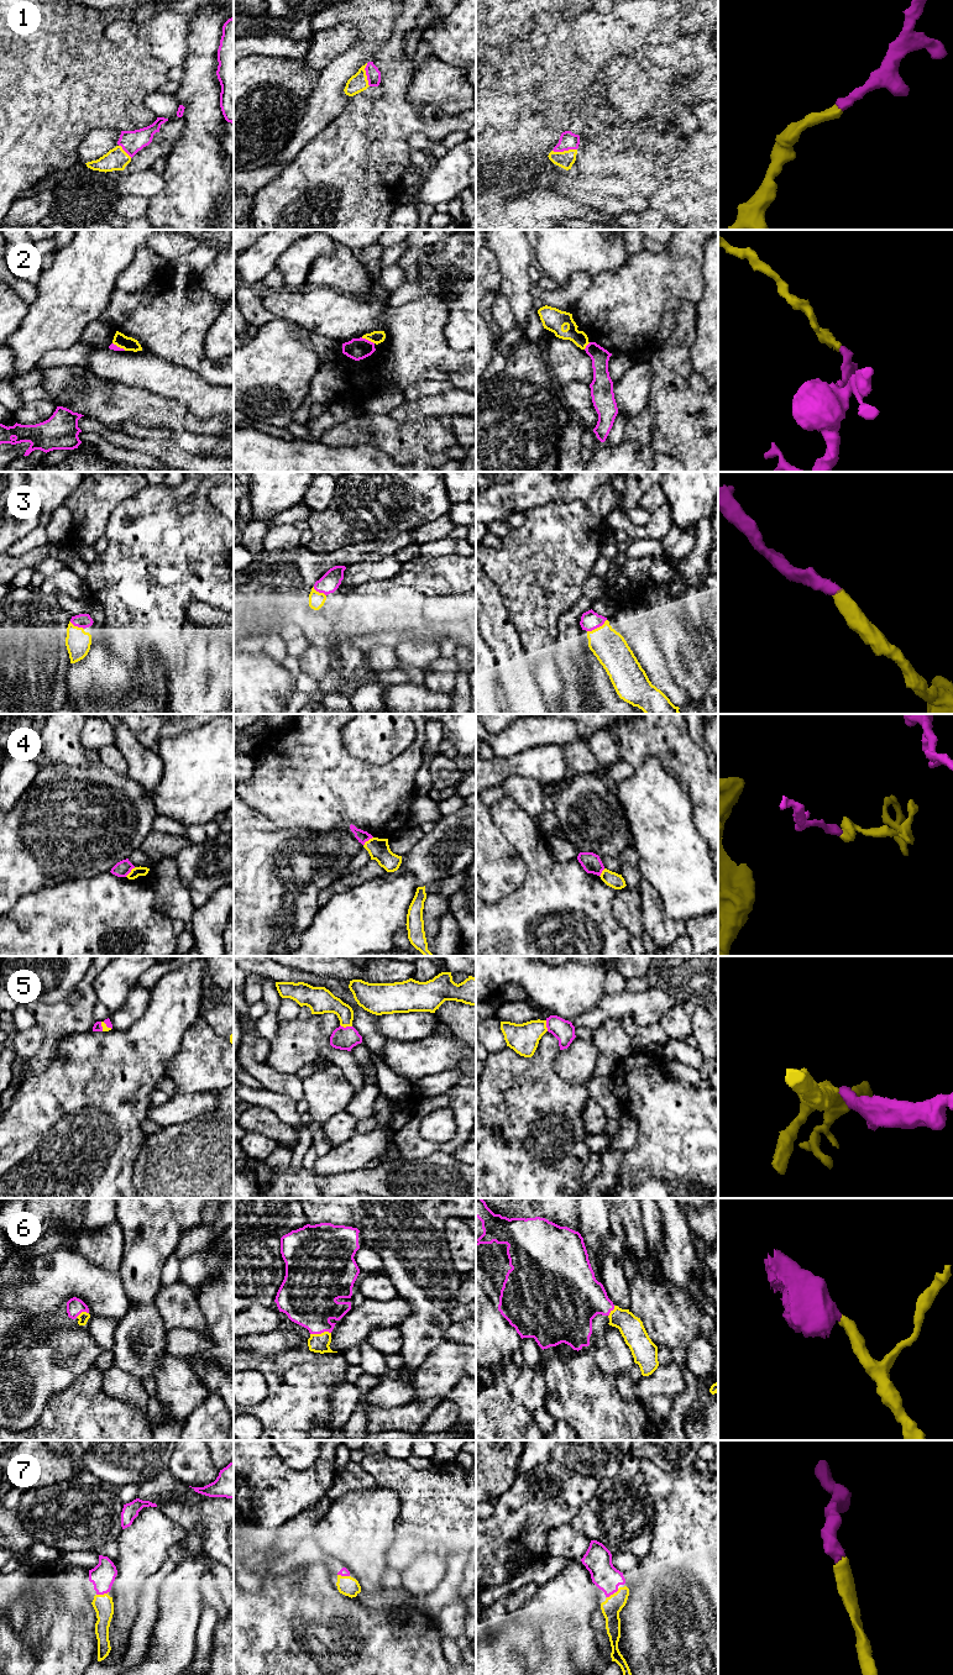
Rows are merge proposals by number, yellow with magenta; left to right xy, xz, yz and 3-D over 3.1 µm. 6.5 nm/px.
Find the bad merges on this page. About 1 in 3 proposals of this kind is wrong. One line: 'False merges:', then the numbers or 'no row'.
False merges: 2, 4, 5

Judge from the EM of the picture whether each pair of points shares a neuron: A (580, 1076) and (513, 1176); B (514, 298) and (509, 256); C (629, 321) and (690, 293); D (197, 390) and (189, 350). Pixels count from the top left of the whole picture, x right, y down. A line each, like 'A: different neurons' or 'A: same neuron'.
A: different neurons
B: same neuron
C: same neuron
D: different neurons

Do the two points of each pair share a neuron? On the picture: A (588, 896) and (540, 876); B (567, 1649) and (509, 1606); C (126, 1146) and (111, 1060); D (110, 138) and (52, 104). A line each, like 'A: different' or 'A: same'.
A: same
B: different
C: same
D: different

